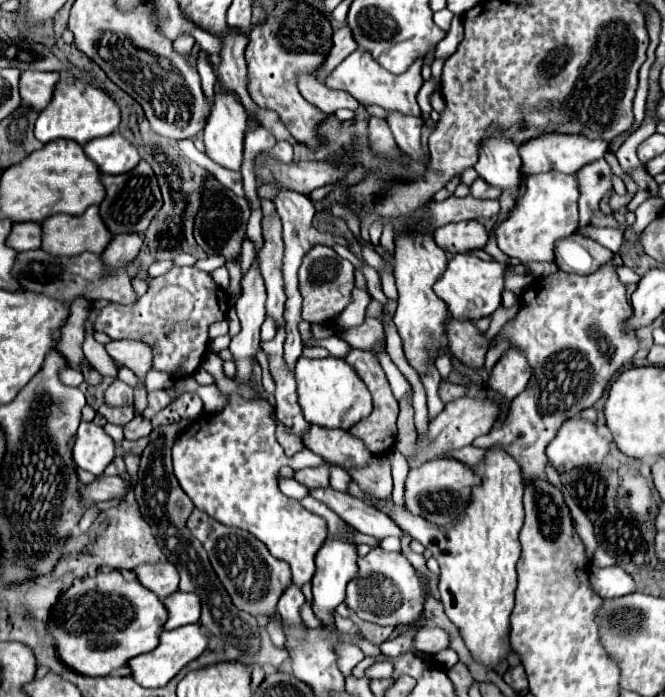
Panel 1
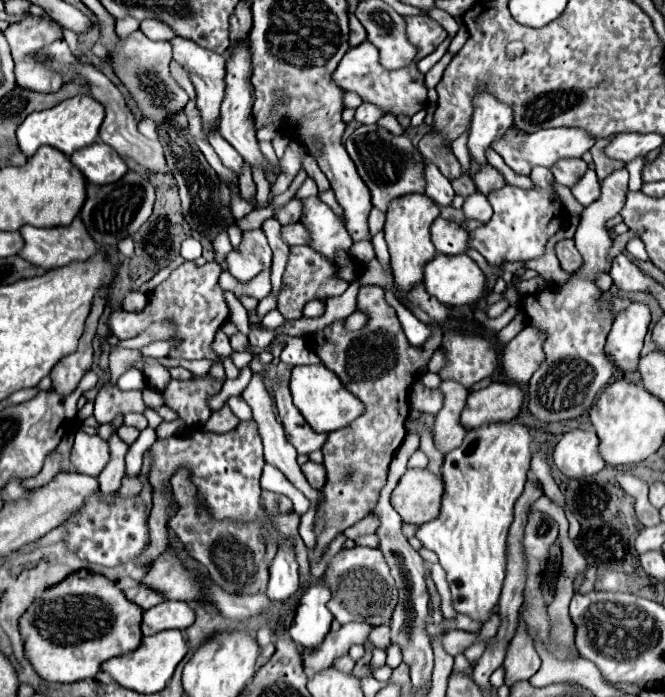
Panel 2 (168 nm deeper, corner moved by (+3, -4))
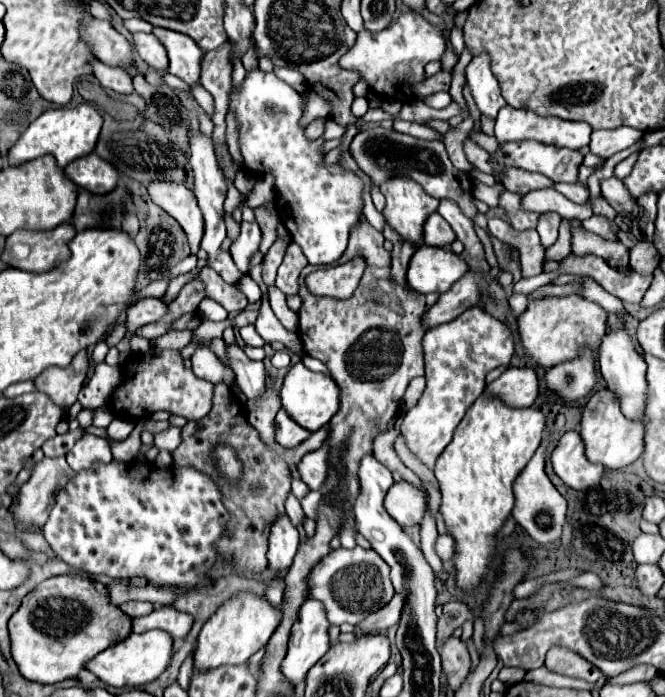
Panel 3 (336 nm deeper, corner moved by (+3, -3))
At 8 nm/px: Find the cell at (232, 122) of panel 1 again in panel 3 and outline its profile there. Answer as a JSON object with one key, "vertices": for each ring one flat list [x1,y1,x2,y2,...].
{"vertices":[[154,27,152,33,160,39,160,43,168,51,168,57,170,57,168,71,180,77,182,81,186,81,190,87,200,83,204,51,184,33,170,31,164,27]]}

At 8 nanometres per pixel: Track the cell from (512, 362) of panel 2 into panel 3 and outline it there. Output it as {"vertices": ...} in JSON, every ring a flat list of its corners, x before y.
{"vertices":[[578,295,544,297,528,301,526,311,518,319,518,331,530,359,540,367,554,367,558,363,576,359,580,355,580,347,592,347,592,351,598,353,600,341,606,333,606,319,608,315,600,305]]}

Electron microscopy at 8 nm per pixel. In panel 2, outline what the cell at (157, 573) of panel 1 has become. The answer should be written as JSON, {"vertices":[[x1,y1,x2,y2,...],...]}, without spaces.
{"vertices":[[136,584,128,590,124,590,124,594,128,596,128,600,140,604,140,608,144,608,144,610,148,610,148,608,152,608,152,606,156,606,164,600,164,596,160,592,156,592,152,588,146,588,144,584]]}

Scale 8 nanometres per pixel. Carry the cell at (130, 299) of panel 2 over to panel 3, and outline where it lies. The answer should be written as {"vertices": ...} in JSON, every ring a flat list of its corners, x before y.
{"vertices":[[144,299,136,305,132,305,128,309,128,317,126,317,126,335,124,339,116,345,120,353,128,353,130,351,130,339,134,337,136,329,146,325,146,323,154,323,160,321,164,315,168,313,168,305,158,301,158,299]]}

